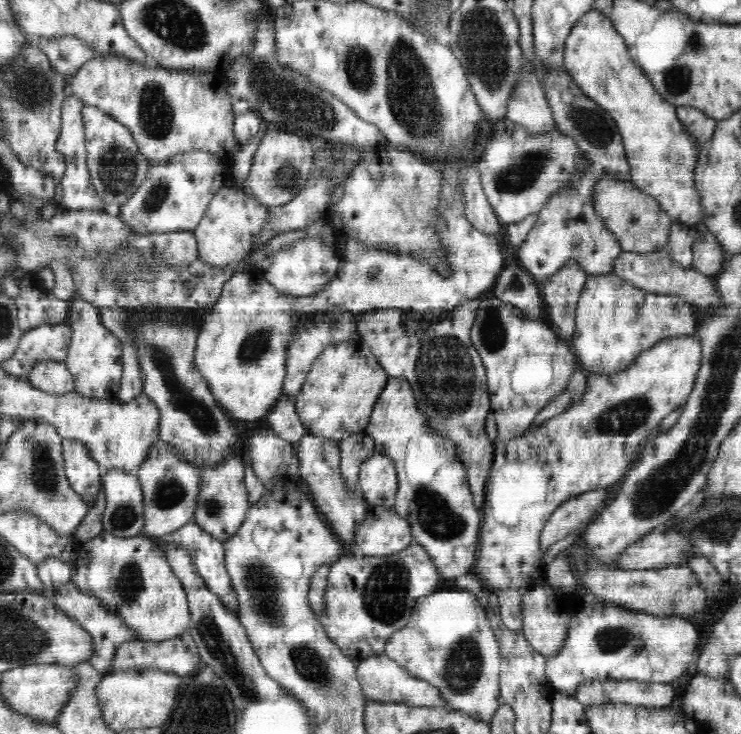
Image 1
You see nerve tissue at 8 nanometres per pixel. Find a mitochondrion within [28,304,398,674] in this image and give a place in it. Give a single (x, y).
(182, 399)

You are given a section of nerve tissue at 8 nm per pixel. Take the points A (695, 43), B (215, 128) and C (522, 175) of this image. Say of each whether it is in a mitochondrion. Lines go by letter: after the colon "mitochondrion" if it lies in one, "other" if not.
A: mitochondrion
B: other
C: mitochondrion

